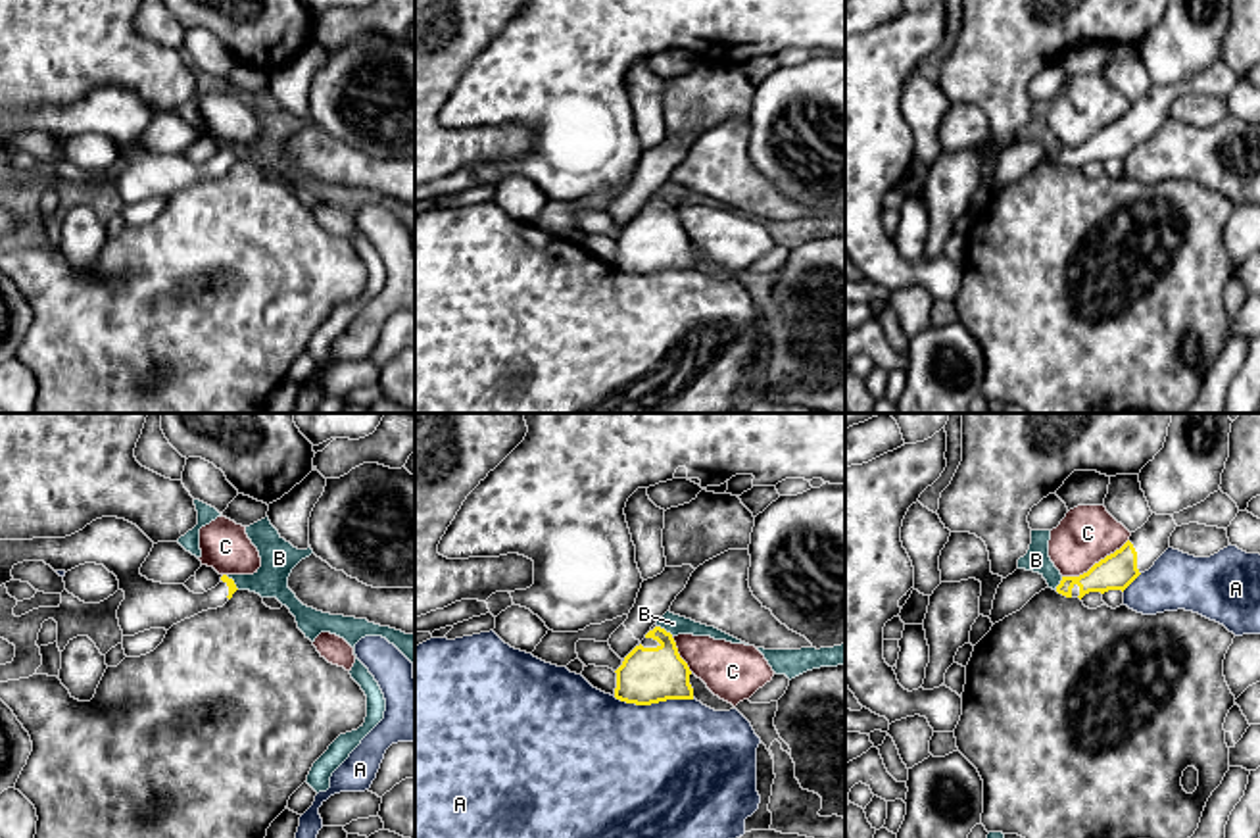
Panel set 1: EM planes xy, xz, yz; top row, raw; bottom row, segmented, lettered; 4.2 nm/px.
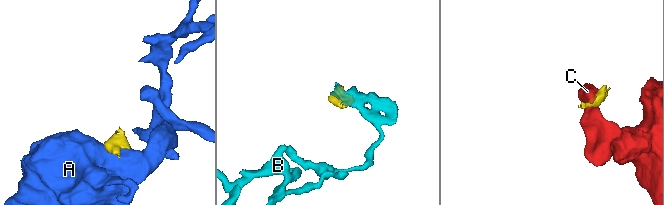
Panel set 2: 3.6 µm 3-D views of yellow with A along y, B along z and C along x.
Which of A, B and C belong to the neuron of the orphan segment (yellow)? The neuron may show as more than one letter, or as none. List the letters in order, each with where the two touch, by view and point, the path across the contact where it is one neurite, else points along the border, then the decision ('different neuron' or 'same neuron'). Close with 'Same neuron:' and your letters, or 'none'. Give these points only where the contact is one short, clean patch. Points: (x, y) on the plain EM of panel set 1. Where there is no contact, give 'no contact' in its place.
A: contact xz (654, 271); border xz (613, 266), (636, 273), (694, 268); different neuron
B: contact xz (663, 198); border xz (657, 195), (673, 204); different neuron
C: contact yz (1095, 133); different neuron
Same neuron: none

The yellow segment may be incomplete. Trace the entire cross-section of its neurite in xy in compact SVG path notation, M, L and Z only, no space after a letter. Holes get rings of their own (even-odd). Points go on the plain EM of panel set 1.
M102 86L86 94L83 100L65 108L33 108L33 110L0 110L0 156L13 150L12 138L23 131L44 131L54 140L71 140L85 133L104 135L119 150L125 169L117 179L123 206L134 206L150 198L169 200L173 194L190 188L202 181L223 177L238 160L227 144L221 152L204 161L194 163L184 154L161 154L140 144L140 136L154 117L154 111L133 92L117 86Z

